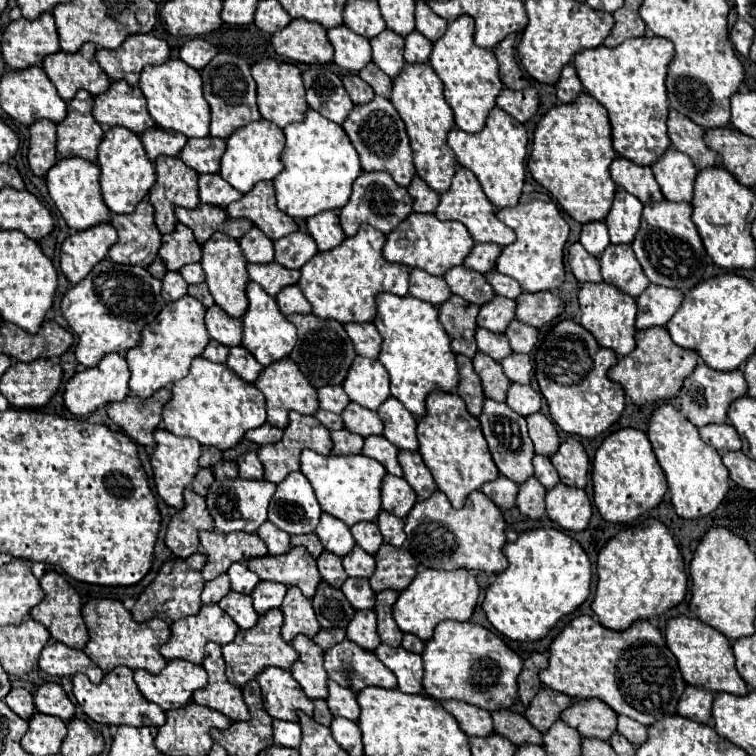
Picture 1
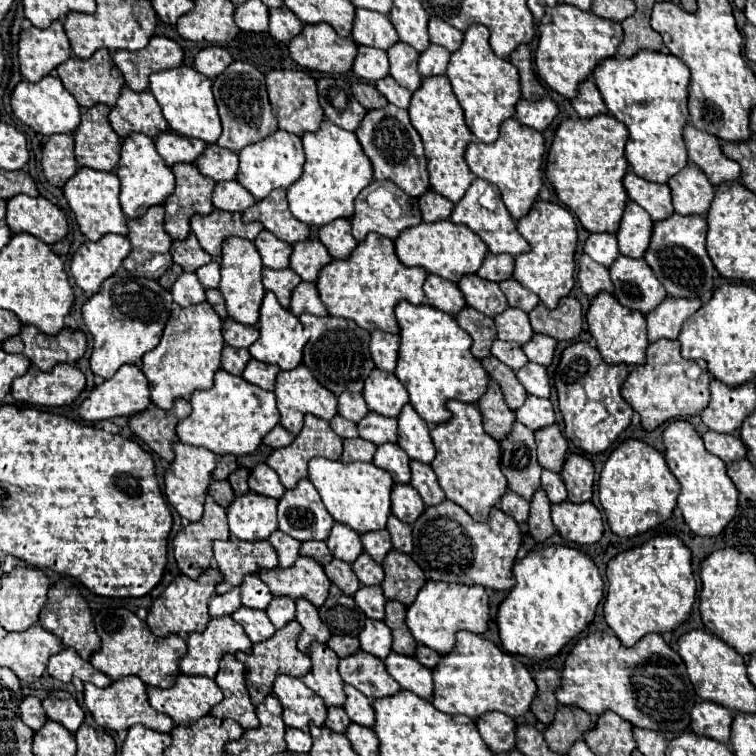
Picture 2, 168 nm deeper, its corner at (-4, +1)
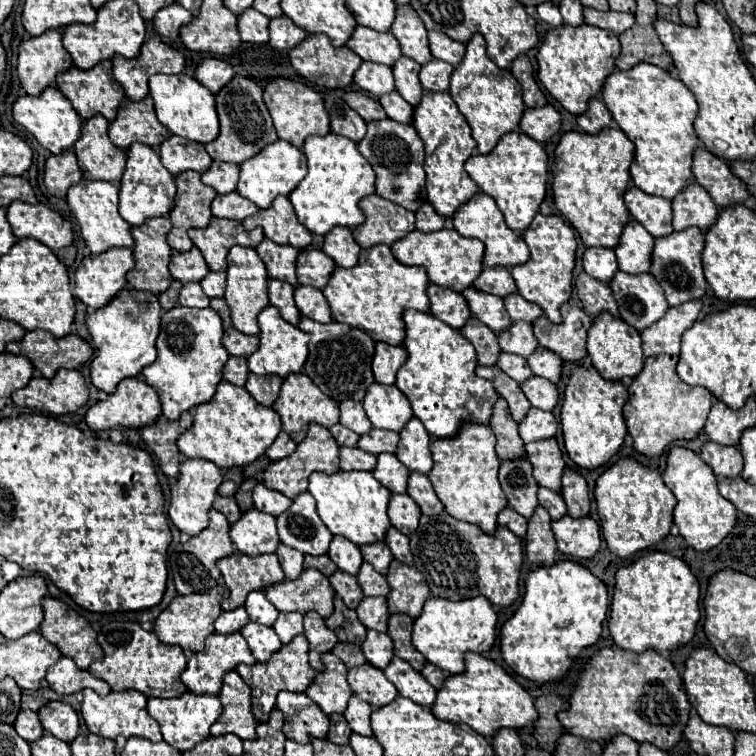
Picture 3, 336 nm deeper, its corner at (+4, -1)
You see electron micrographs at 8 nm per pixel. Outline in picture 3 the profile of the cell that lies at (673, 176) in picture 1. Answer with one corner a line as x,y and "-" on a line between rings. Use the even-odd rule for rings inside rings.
690,182
684,188
684,192
680,192
672,200
672,212
674,212
672,226
676,232
690,226
696,226
702,232
708,232
718,218
716,204
712,202
710,194
704,188
700,188
696,182

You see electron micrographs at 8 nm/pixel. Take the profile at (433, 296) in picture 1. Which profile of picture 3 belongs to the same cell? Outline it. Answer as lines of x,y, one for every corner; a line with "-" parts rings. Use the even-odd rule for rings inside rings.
430,284
428,286
428,298
430,298
430,304
432,304
430,312
438,320
446,322
448,326
452,326
456,330
464,328
468,318
472,316
466,298
460,292
454,292
454,290

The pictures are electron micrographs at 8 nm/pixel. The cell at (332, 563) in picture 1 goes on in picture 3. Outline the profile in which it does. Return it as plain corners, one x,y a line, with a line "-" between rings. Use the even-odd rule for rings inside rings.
338,570
336,574
330,576
330,584
336,590
336,594
344,600
344,604
350,606
352,610
356,610
356,606
364,598
364,594
356,582
356,576
350,576
350,574
344,574
342,570

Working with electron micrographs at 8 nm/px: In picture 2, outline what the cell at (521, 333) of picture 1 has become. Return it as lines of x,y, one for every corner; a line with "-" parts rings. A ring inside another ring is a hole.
532,334
532,340
528,340
528,344
522,346
528,360
542,364
542,366
548,366
552,362
554,348
556,348
556,340
544,334

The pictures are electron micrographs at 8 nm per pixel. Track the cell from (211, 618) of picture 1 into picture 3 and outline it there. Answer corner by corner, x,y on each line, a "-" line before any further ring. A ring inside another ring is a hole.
212,634
210,638
206,638
206,648
188,658
188,668
182,674
182,682
190,692
218,696
224,674
228,670
234,670
238,664
256,664
256,658
252,658
252,652
248,650
248,644
244,642
244,638
240,634
230,634
230,636

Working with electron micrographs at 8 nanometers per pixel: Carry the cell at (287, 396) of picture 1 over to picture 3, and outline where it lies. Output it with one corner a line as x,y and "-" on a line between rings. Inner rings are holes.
290,374
284,384
282,384
282,390
280,390
280,396
278,400
274,402
272,406
280,418
282,418
282,430
296,442
300,444
302,438
306,438
306,430
308,430
308,424
310,422
316,422
324,428
330,428
334,424
340,422
340,410
338,410
338,404
328,398
306,374

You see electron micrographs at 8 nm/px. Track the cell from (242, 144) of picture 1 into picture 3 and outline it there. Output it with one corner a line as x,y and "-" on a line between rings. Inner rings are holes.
276,140
274,144
268,144
258,156
246,160
240,166
240,182
238,182
238,192
240,196
252,200
258,208
268,208
272,206
276,196
288,196
304,178
306,174
306,158
304,152
298,150
296,146
288,144
286,140

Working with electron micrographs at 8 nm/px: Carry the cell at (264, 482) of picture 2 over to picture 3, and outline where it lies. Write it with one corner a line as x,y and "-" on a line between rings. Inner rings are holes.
262,482
254,488
254,508
272,516
280,516
284,510
288,510
292,506
292,500
286,498
280,492
274,492
270,488
266,488

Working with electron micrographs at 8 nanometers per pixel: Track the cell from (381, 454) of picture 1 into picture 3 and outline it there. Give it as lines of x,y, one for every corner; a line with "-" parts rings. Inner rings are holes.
378,454
378,464
372,474
392,494
406,494
410,470
394,454

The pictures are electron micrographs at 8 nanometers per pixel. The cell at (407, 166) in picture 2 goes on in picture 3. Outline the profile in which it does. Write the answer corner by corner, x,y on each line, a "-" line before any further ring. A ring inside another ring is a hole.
390,118
368,122
368,132
358,144
360,154
372,164
376,172
376,194
416,212
426,202
426,174
424,174
424,142
414,126
398,124

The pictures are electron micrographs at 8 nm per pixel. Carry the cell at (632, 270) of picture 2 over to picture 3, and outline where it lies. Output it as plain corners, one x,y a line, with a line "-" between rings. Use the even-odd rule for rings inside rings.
618,272
610,282
612,294
618,302
620,318
634,326
638,332
658,322
666,310
668,302
660,284
650,274
624,274

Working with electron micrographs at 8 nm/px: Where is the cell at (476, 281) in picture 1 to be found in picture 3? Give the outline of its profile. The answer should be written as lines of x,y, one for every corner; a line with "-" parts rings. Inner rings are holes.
468,288
462,294
468,300
468,306
470,306
472,314
480,322
484,322
494,334
504,332
512,324
512,320
508,318
508,312
504,308
504,300
502,298
494,298
490,294
478,292
476,288

